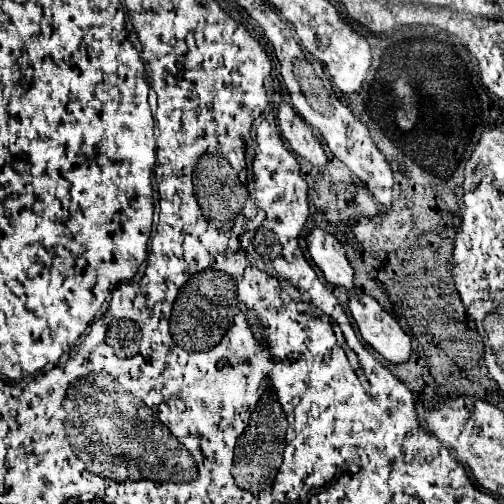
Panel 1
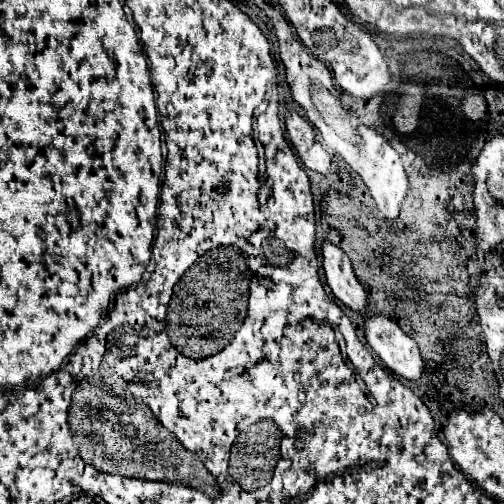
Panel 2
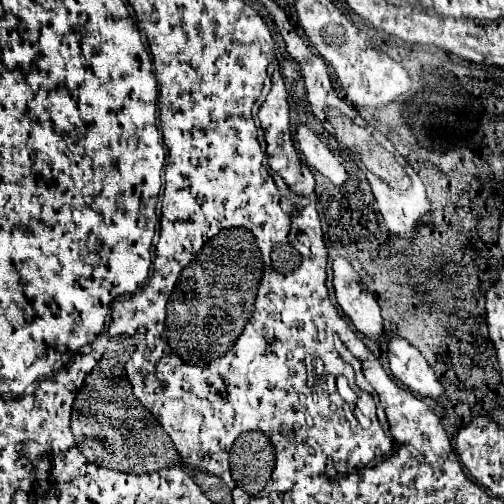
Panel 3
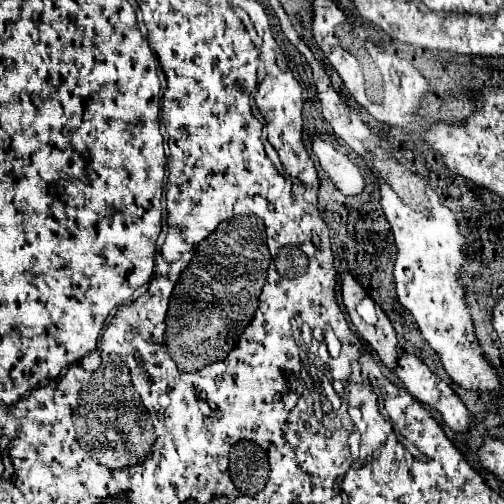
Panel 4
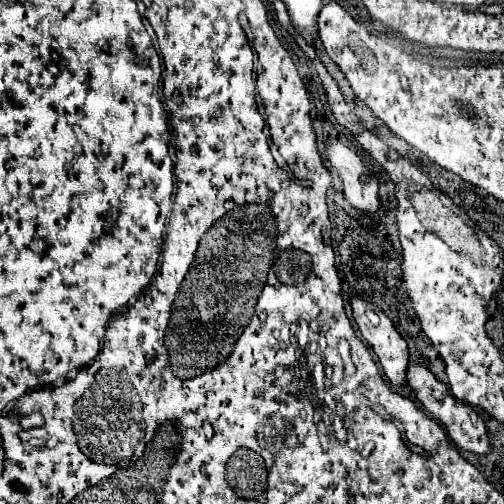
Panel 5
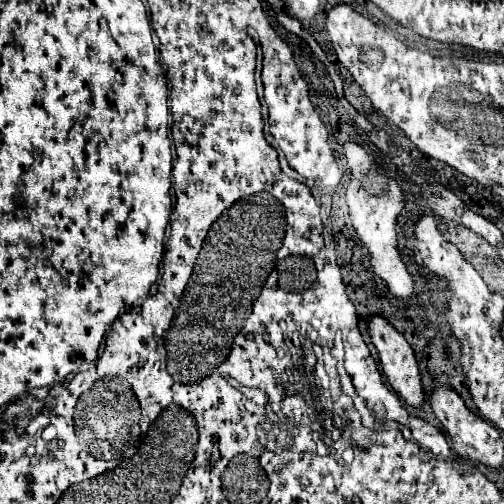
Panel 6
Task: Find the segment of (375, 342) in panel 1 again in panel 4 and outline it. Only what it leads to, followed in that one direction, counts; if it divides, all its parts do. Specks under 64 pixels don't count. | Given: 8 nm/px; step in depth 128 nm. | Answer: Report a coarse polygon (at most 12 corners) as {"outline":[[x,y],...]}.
{"outline":[[414,354],[396,374],[418,402],[454,432],[470,430],[470,410],[452,386]]}

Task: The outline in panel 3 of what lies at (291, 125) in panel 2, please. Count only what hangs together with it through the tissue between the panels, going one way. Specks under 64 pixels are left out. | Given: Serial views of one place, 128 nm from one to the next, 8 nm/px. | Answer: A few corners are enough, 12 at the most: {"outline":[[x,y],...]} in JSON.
{"outline":[[308,126],[296,128],[298,150],[336,186],[348,170]]}

